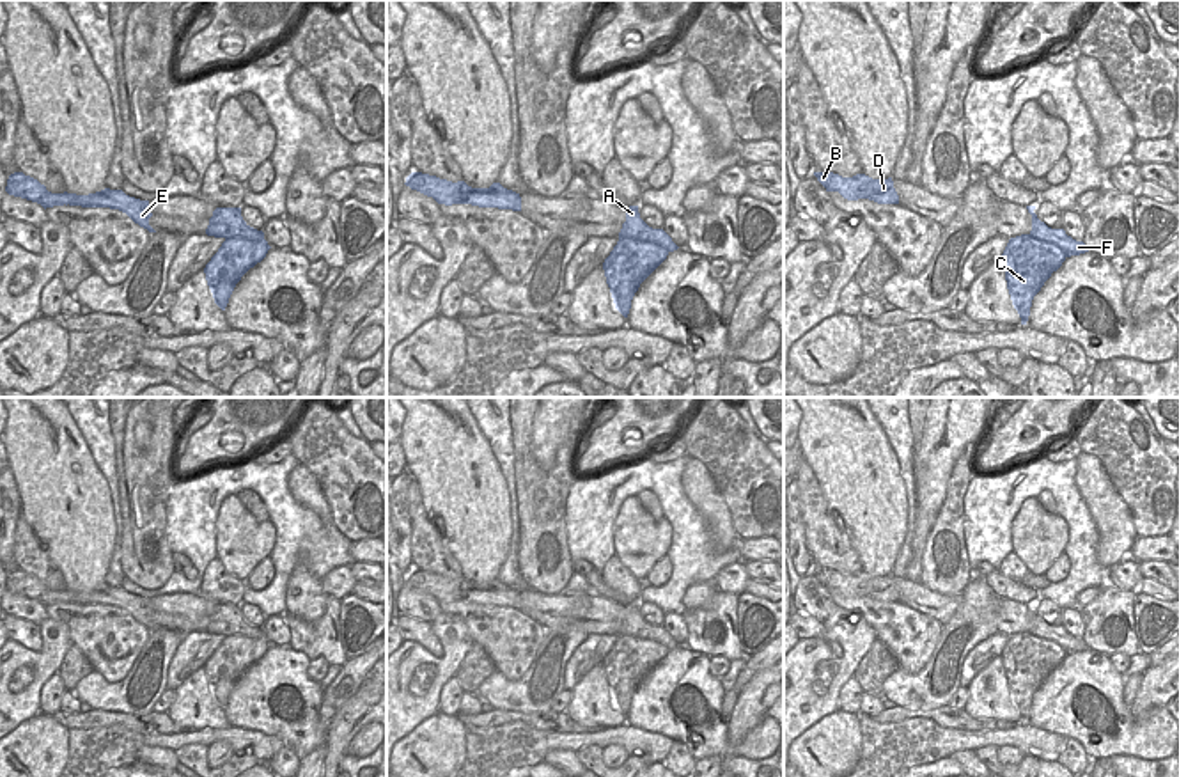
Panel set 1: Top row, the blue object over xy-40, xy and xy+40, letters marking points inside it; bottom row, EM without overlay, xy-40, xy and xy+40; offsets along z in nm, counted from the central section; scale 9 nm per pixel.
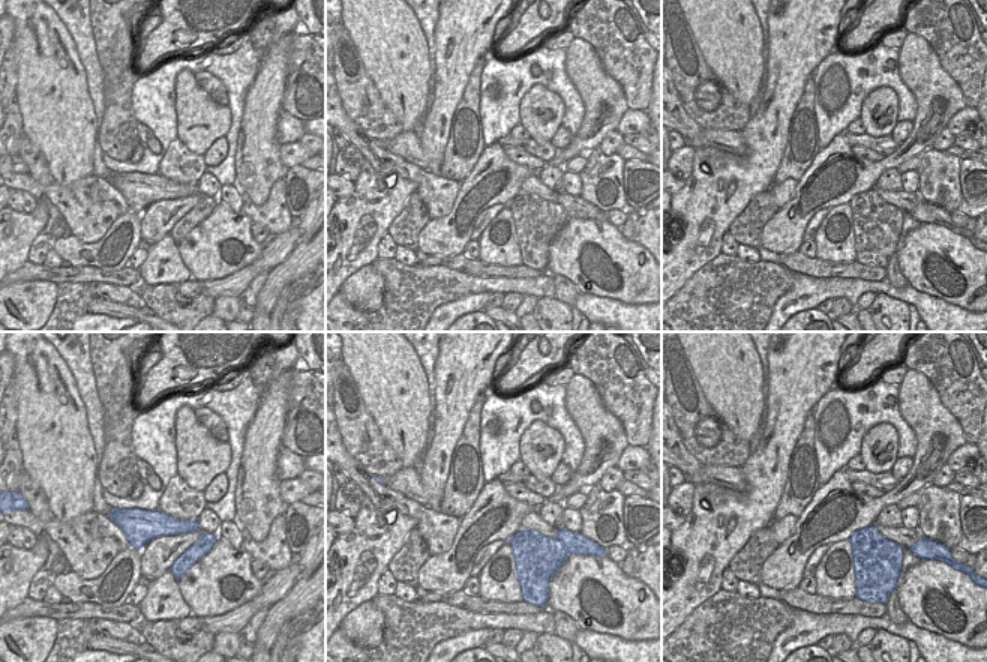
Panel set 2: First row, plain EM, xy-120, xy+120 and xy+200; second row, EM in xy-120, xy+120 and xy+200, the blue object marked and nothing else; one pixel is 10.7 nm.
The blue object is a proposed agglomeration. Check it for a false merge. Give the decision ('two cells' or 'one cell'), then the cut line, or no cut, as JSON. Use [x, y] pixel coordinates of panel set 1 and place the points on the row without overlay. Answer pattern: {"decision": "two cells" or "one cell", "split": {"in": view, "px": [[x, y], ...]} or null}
{"decision": "two cells", "split": {"in": "xy", "px": [[619, 634], [655, 639], [669, 648]]}}

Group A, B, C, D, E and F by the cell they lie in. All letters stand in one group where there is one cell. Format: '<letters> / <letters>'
A B D E F / C

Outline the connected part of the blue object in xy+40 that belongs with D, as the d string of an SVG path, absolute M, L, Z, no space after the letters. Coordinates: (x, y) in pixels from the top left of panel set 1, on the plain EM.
M814 569L826 589L839 589L847 598L869 596L878 601L899 601L892 575L872 577L865 571L842 575L833 569Z

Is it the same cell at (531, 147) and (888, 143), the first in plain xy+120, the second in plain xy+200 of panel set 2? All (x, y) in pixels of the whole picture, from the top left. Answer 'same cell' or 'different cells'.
same cell

